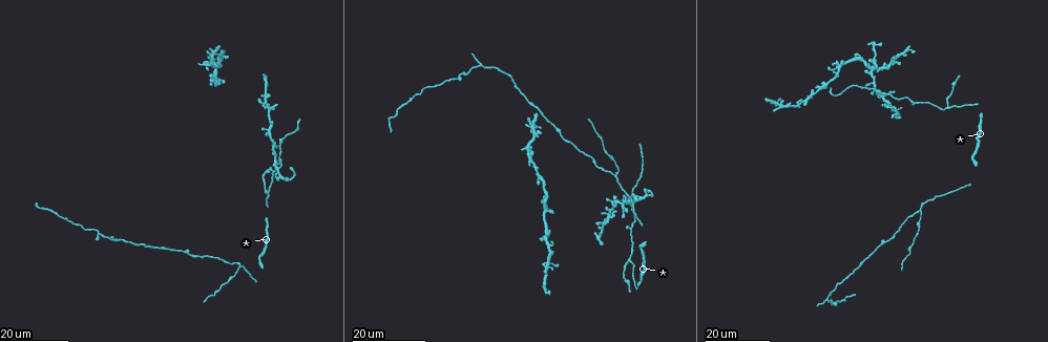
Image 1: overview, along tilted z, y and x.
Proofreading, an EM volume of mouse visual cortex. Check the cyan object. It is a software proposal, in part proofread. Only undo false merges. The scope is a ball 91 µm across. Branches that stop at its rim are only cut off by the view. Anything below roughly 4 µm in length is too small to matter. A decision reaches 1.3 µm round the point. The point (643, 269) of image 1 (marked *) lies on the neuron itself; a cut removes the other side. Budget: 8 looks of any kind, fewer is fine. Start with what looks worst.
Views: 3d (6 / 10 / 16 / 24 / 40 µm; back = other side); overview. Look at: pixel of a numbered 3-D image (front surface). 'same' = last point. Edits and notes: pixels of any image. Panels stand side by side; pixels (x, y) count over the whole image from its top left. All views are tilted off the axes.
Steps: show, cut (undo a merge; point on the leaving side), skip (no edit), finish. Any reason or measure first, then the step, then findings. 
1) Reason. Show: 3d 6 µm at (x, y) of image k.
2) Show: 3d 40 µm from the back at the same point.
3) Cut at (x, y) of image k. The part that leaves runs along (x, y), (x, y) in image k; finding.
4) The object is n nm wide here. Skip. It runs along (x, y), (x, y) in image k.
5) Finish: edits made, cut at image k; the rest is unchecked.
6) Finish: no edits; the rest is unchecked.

Side arm on a straight run. Show: 3d 16 µm at (281, 146) of image 1.

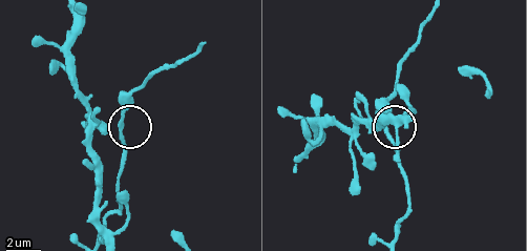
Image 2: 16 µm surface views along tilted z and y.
Show: 3d 10 µm at (122, 122) of image 2.

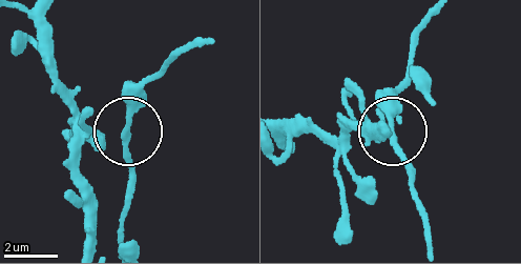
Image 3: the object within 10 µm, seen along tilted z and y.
The object is 170 nm wide here. Skip. Continuous, no second neuron.

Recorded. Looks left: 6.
Arms part here. Show: 3d 16 µm at (858, 61) of image 1.

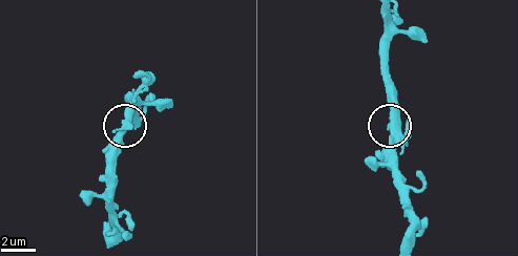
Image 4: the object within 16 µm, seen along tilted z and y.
Show: 3d 10 µm at (393, 135) of image 4.

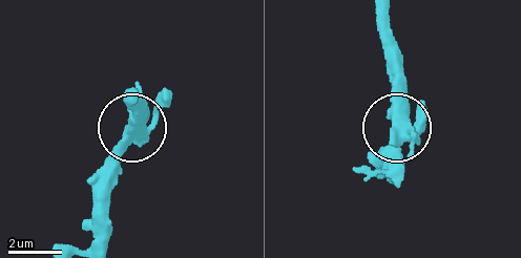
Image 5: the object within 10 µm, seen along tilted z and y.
Show: 3d 10 µm from the back at (130, 132) of image 5.

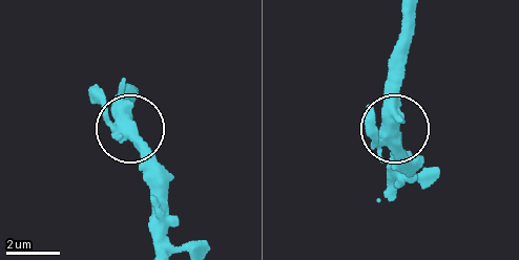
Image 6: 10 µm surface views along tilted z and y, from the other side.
The object is 440 nm wide here. Skip. Continuous, no second neuron.

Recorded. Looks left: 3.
Show: 3d 24 µm at (922, 201) of image 1.

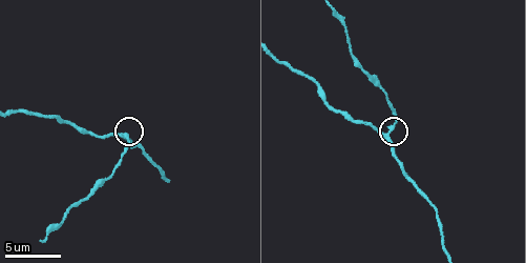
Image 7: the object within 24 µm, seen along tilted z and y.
Show: 3d 10 µm at (386, 135) of image 7.

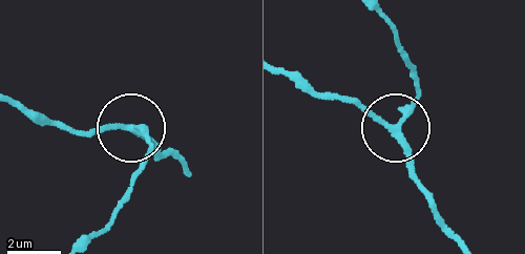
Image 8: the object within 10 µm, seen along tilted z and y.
Show: 3d 10 µm from the back at (133, 130) of image 8.

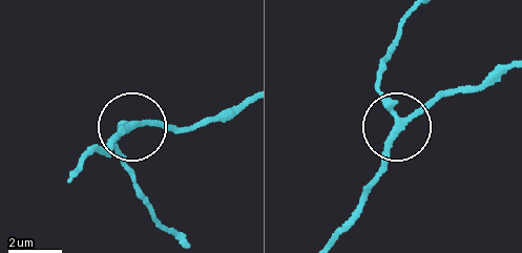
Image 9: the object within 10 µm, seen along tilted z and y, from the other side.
Skip. All the same neuron.

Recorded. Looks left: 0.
Finish: no edits; the rest is unchecked.

